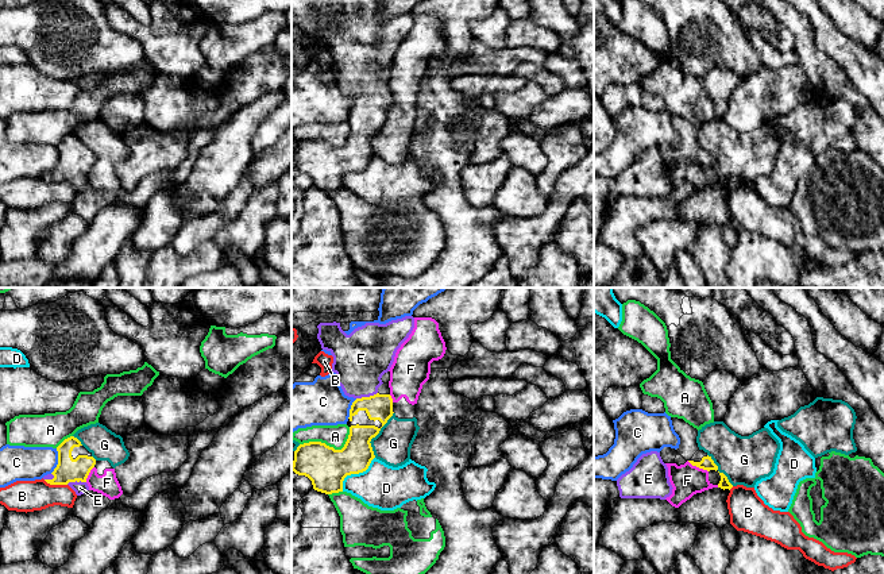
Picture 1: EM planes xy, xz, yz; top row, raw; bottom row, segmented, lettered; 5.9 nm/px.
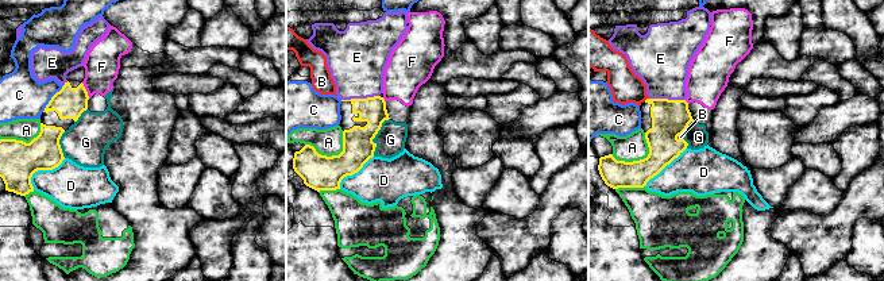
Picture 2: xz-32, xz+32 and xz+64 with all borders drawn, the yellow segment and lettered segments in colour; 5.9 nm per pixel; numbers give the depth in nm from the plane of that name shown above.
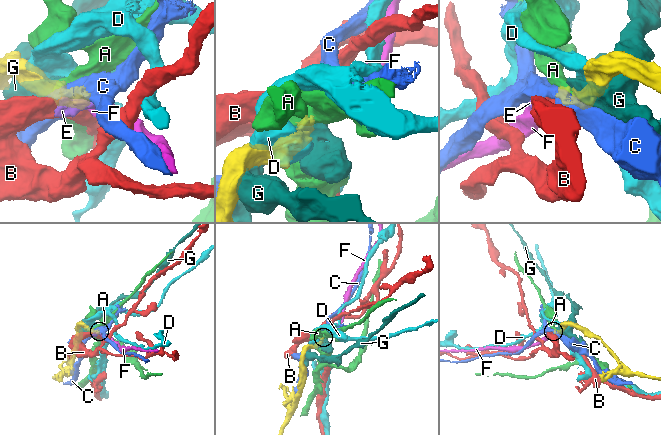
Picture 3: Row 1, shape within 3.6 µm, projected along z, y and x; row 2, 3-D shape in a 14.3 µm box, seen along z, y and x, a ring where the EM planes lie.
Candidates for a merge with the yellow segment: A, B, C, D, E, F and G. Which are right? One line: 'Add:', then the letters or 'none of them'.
Add: E

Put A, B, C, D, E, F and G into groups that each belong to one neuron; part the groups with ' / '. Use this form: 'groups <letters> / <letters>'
groups A / B / C / D / E / F G

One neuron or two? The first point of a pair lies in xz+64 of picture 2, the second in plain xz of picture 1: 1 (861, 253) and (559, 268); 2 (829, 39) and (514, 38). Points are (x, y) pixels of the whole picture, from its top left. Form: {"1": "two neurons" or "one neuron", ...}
{"1": "two neurons", "2": "one neuron"}

